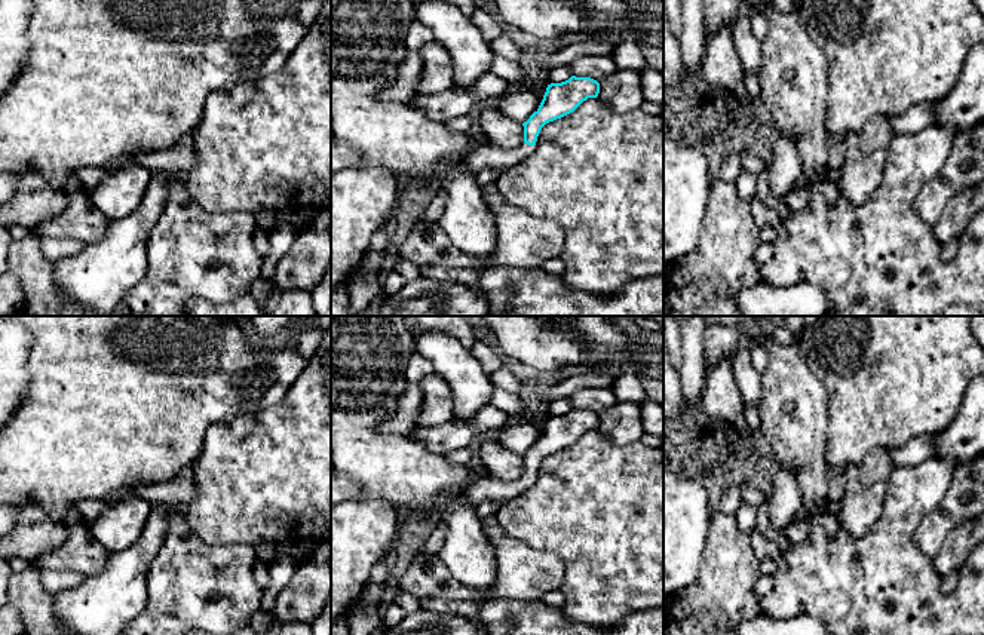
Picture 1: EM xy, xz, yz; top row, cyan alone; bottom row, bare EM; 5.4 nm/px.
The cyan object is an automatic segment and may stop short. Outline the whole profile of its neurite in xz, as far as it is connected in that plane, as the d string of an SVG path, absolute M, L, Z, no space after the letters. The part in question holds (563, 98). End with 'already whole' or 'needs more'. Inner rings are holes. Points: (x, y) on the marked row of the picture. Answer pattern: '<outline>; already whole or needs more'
M571 76L565 82L548 85L539 108L522 123L524 142L514 150L482 144L463 157L466 169L476 174L487 168L505 171L516 165L534 151L537 136L546 123L573 113L583 101L597 98L598 93L600 83L591 77Z; needs more

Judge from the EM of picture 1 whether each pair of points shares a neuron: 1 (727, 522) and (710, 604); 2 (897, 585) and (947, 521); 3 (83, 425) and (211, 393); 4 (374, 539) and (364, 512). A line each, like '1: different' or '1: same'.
1: same
2: different
3: same
4: same

